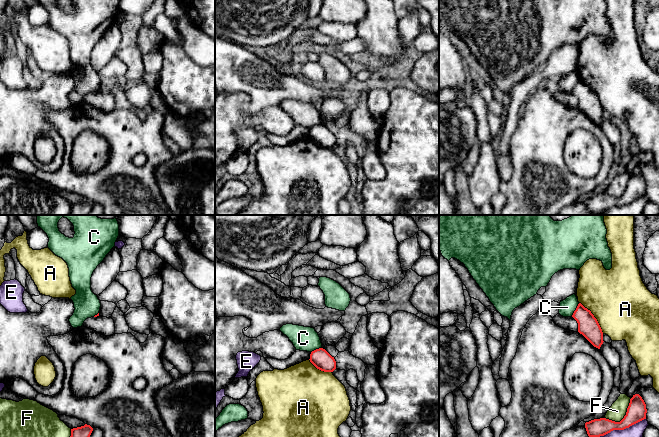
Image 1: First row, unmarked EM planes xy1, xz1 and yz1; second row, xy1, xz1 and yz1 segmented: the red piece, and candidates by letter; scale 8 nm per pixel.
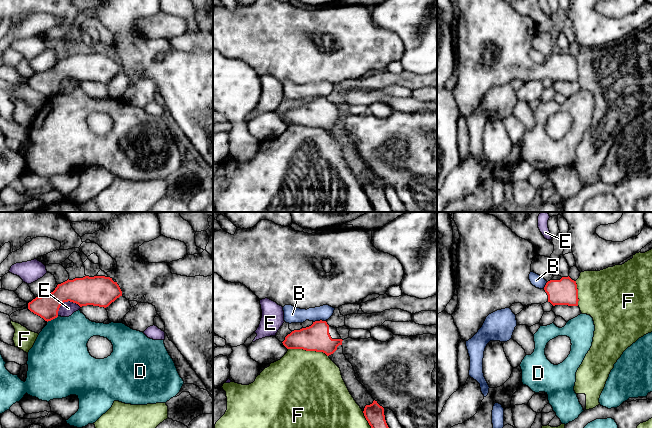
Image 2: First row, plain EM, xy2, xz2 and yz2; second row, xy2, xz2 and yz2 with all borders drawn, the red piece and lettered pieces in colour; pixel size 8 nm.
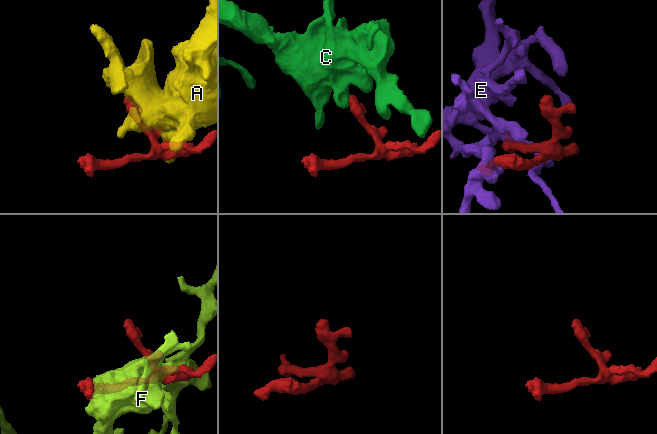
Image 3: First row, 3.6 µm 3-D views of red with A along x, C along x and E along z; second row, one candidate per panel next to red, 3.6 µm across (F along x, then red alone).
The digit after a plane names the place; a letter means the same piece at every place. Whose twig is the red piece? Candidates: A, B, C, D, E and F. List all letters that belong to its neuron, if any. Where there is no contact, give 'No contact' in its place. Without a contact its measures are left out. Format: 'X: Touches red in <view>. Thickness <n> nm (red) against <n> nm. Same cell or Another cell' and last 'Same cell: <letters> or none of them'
A: Touches red in yz1. Thickness 170 nm (red) against 480 nm. Another cell
B: Touches red in xz2. Thickness 220 nm (red) against 130 nm. Another cell
C: Touches red in yz1. Thickness 170 nm (red) against 130 nm. Another cell
D: Touches red in xy2. Thickness 190 nm (red) against 420 nm. Another cell
E: Touches red in xy2. Thickness 220 nm (red) against 110 nm. Another cell
F: Touches red in xz2. Thickness 220 nm (red) against 500 nm. Another cell
Same cell: none of them

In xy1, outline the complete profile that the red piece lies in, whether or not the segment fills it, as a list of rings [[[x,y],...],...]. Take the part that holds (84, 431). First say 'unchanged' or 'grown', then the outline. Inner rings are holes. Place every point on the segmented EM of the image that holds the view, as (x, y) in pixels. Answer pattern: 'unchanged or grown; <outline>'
unchanged; [[[85,424],[84,426],[71,429],[70,437],[90,437],[92,431],[93,428]]]

